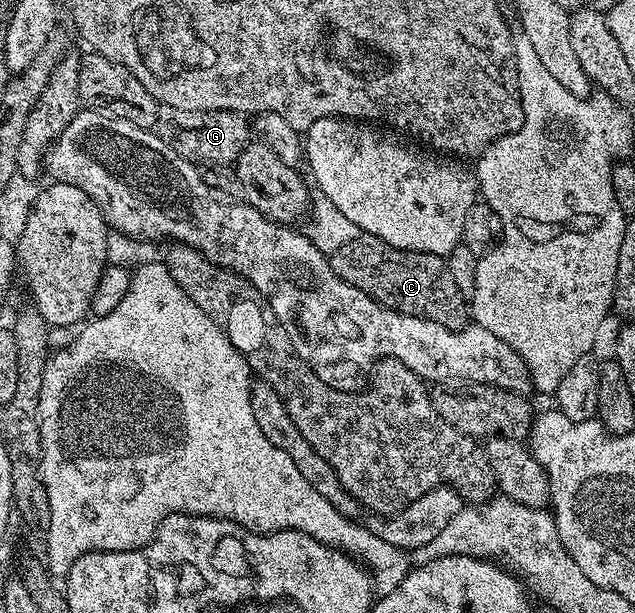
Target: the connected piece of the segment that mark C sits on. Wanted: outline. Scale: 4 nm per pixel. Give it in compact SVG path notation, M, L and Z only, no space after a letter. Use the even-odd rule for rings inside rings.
M360 232L357 239L349 239L345 247L337 247L335 253L330 254L331 270L345 283L365 291L377 303L389 307L398 313L413 315L421 319L429 319L433 323L441 323L446 329L462 329L469 317L469 305L465 296L453 283L449 273L446 257L438 257L432 253L418 253L408 249L398 249L373 235Z

